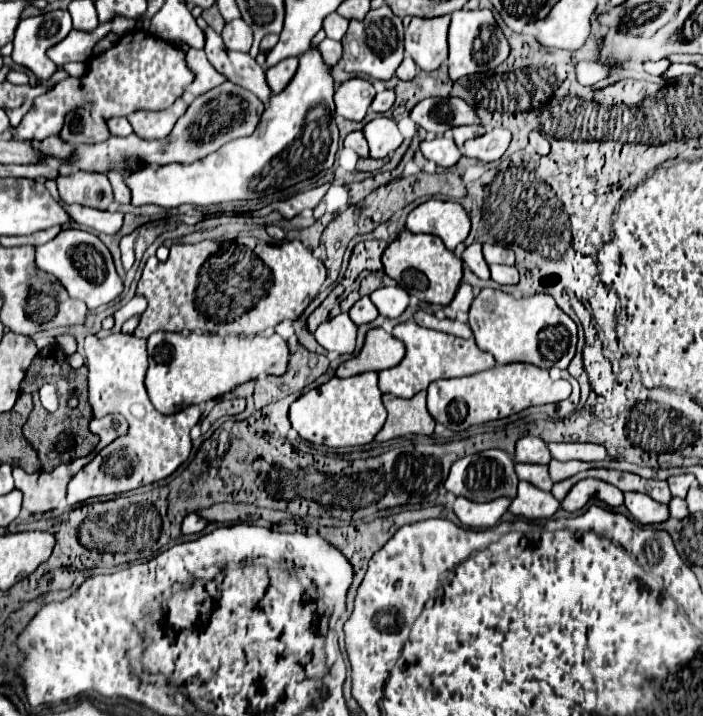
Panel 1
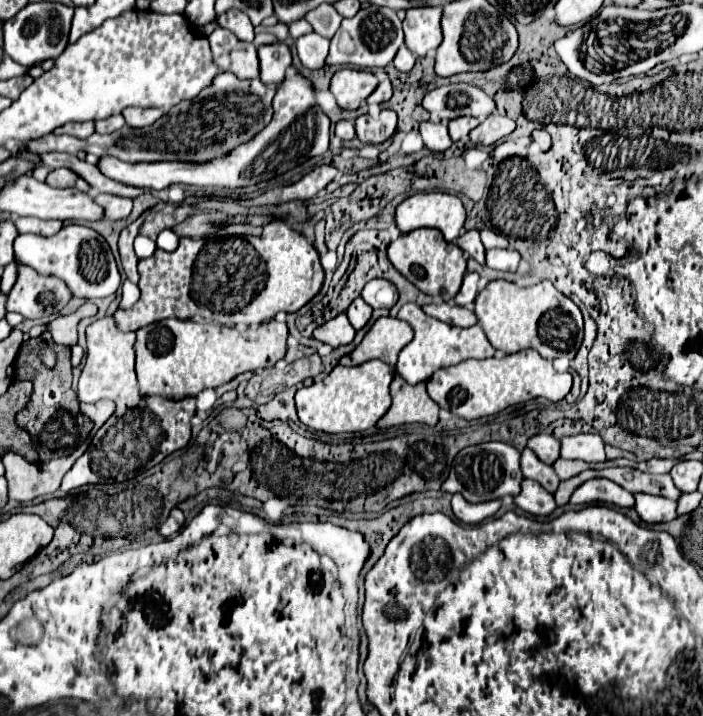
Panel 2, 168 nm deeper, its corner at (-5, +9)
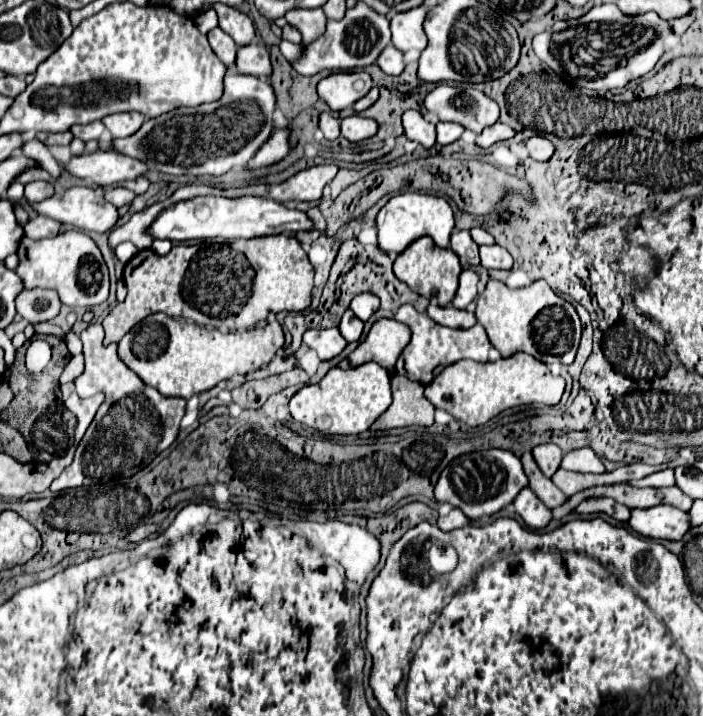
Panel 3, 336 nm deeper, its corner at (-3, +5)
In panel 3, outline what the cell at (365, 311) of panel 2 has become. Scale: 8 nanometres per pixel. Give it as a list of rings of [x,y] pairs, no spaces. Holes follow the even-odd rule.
[[[345,310],[343,318],[341,318],[341,324],[339,324],[339,330],[343,334],[343,338],[347,342],[355,342],[361,338],[361,332],[363,332],[363,322],[349,310]]]

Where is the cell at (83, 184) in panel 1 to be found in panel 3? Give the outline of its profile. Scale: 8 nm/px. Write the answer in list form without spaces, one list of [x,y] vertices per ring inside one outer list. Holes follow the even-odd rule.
[[[31,182],[25,184],[25,200],[31,202],[41,202],[49,196],[55,194],[55,184],[53,182]]]

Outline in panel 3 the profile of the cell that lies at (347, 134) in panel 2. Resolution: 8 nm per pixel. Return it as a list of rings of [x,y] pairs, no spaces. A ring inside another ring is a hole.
[[[327,112],[321,114],[319,128],[321,128],[321,132],[327,140],[337,140],[339,134],[341,134],[341,122],[337,118],[333,118],[331,114],[327,114]]]

